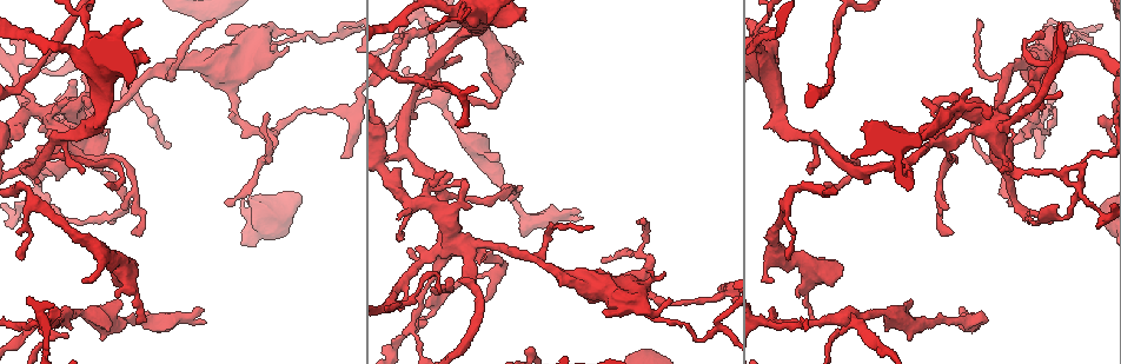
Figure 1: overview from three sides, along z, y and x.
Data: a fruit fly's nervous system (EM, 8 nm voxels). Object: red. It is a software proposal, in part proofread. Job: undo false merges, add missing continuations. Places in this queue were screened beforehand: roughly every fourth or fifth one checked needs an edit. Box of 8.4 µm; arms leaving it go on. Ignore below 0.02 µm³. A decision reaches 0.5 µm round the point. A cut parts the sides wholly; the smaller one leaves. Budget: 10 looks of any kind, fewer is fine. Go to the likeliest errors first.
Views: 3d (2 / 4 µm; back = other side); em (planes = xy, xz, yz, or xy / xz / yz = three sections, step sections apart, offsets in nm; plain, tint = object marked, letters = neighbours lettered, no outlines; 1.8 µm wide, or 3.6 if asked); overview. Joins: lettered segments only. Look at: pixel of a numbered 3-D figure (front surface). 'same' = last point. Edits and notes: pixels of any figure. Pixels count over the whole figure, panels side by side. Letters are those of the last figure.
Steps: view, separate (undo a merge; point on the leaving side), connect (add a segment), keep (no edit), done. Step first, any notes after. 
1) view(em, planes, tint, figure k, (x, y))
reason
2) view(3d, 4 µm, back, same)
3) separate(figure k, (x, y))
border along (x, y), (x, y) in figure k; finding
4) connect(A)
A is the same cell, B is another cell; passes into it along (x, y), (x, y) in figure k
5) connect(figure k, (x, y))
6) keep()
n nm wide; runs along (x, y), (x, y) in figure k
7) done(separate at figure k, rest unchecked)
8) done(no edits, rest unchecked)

view(em, planes, letters, figure 1, (440, 186))
a narrow waist

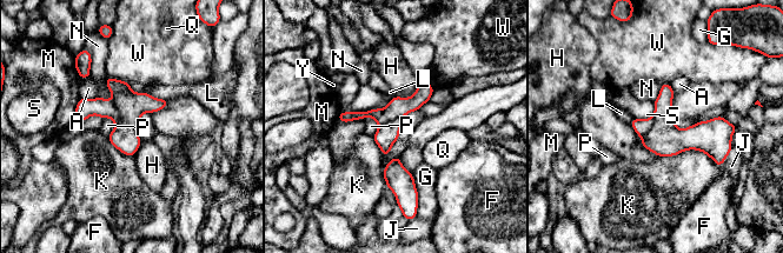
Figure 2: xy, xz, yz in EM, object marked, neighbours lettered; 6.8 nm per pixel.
separate(figure 2, (103, 107))
160 nm wide; A, F, G, H, J, K, L, M, N, P, Q, S, W and Y are other cells; border along (111, 100), (121, 115), (115, 126) in figure 2; two cells meet here

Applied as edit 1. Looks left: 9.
view(overview)

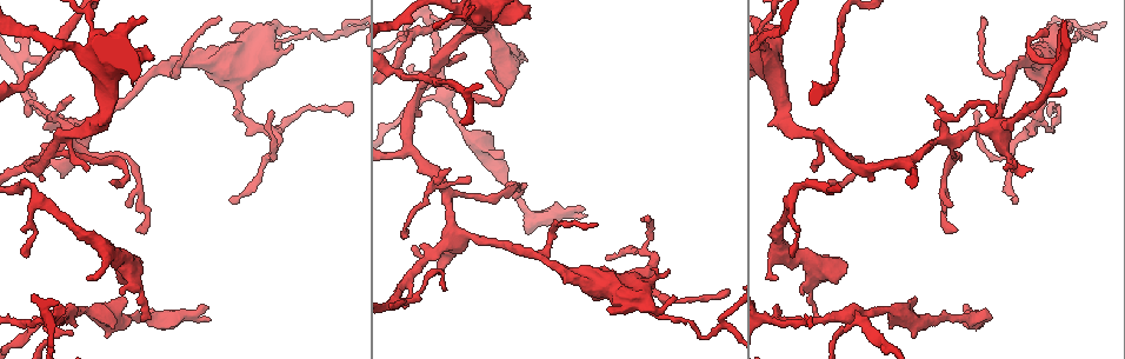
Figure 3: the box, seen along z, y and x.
view(3d, 2 µm, figure 3, (119, 293))
free end

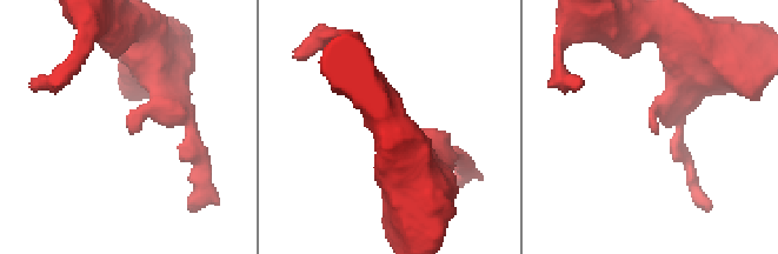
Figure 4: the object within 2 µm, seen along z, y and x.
view(em, xy, step 4, tint, figure 4, (658, 132))
shape alone is not enough

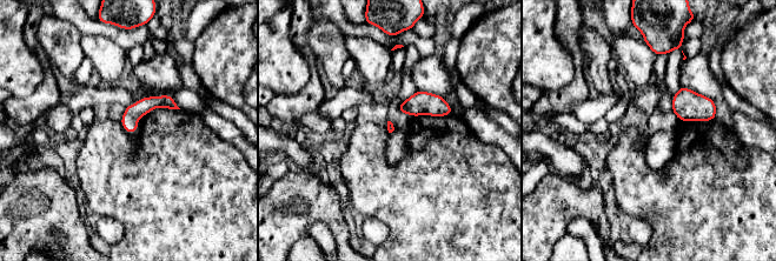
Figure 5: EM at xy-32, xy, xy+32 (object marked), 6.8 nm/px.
view(em, planes, letters, same)

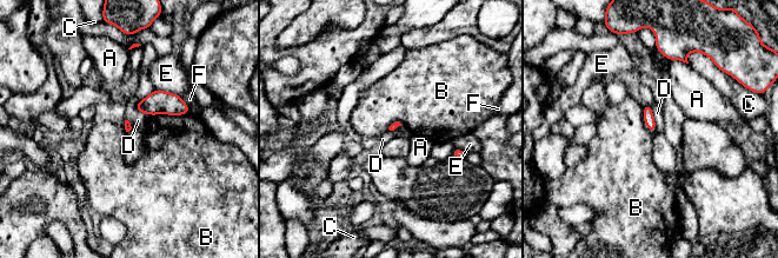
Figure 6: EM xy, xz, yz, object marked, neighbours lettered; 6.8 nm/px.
keep()
B touches over 260 nm; A, B, C, D, E and F are other cells; border along (651, 106), (656, 131) in figure 6; none of them fits

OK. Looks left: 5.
view(em, 3.6 µm, xz, step 8, letters, figure 3, (643, 303))
branch point

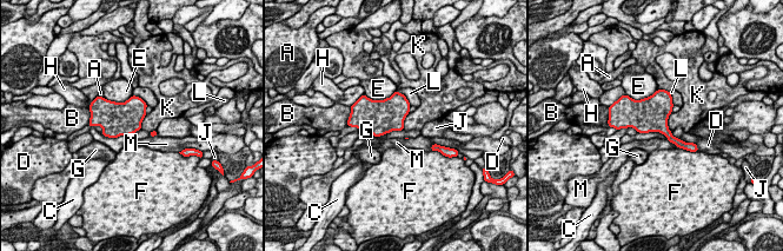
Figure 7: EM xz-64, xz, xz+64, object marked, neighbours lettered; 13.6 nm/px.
view(em, 3.6 µm, xy, step 16, letters, same)
another direction

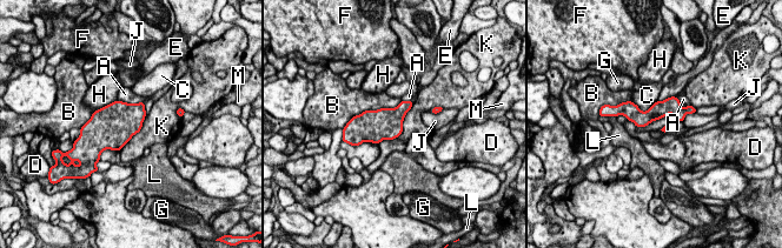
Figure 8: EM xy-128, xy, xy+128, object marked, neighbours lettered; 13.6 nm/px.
keep()
A, B, C, D, E, F, G, H, J, K, L and M are other cells; border along (146, 116), (141, 128), (119, 152) in figure 8; one cell here

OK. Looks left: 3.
done(separate at figure 2, rest unchecked)

